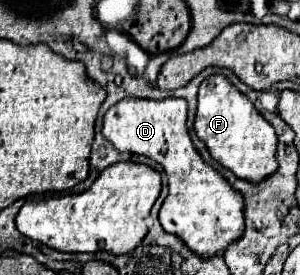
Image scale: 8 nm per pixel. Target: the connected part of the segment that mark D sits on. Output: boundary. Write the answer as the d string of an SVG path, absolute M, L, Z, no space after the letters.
M123 98L119 104L111 106L105 112L103 120L103 136L117 148L131 154L141 154L165 168L169 178L169 196L165 198L159 210L159 222L165 232L175 234L183 240L183 244L195 252L197 256L211 258L223 254L239 236L245 232L245 216L243 216L243 196L231 188L231 184L209 164L203 162L199 152L193 148L187 130L187 102L179 98L165 100L141 100L141 98Z

